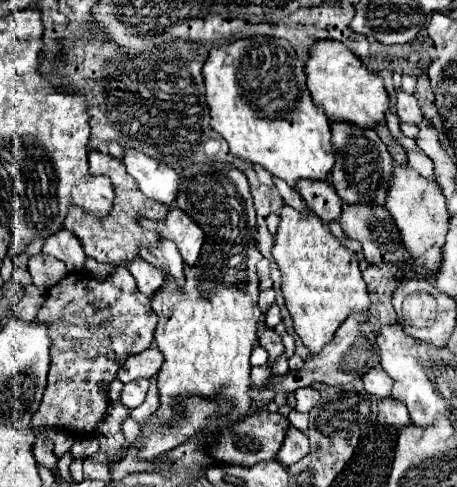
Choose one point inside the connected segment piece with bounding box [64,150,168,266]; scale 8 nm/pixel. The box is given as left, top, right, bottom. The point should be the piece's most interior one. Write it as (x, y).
(115, 239)

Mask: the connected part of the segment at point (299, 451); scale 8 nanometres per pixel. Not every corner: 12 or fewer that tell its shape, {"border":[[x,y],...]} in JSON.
{"border":[[290,426],[276,458],[290,466],[308,454],[308,436]]}

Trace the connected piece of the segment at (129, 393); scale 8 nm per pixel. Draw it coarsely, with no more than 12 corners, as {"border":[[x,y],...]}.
{"border":[[148,380],[124,384],[120,402],[128,410],[144,402]]}

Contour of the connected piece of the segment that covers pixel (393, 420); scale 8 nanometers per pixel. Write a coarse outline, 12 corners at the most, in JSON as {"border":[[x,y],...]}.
{"border":[[396,398],[378,400],[378,422],[408,426],[406,404]]}

